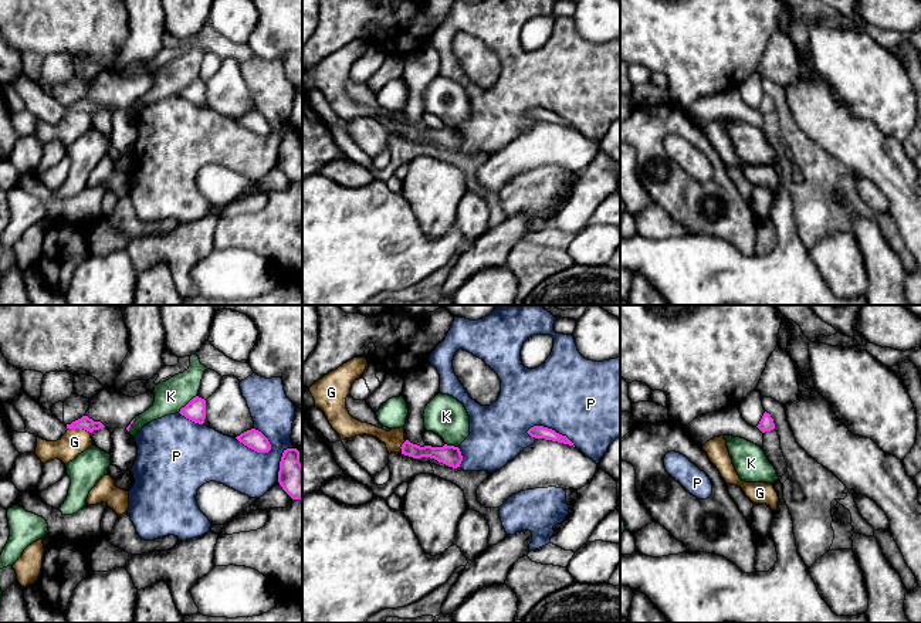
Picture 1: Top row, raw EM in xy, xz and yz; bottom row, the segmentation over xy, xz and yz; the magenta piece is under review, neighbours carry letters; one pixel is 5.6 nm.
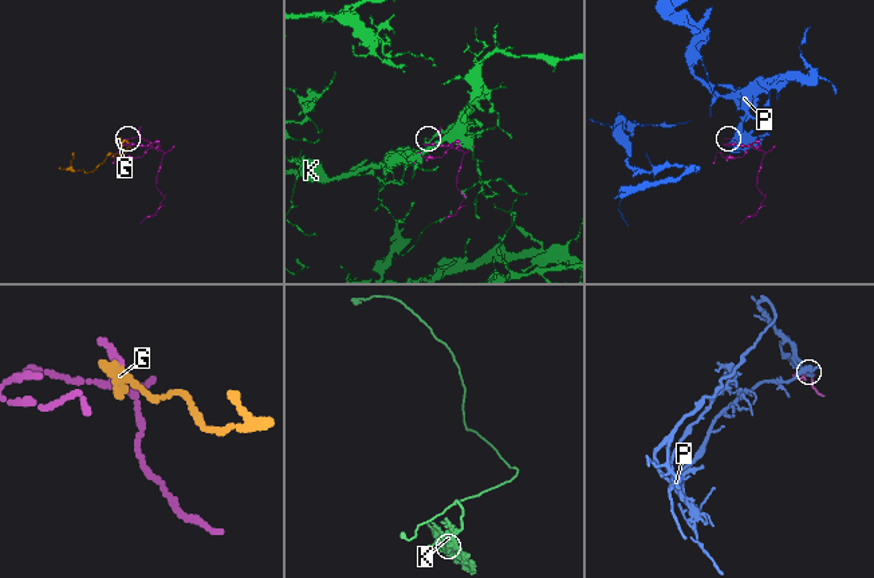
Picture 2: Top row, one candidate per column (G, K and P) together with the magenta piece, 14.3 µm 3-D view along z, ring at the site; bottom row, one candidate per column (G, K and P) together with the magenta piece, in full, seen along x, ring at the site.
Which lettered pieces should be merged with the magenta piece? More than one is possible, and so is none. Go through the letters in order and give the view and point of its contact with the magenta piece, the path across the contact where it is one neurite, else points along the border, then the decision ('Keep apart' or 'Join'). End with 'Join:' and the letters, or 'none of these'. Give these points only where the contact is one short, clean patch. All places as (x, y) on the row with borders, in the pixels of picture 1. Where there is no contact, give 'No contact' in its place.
G: Touches magenta at xy (80, 427). Keep apart
K: Touches magenta at xy (188, 403). Keep apart
P: Touches magenta at xz (551, 429). Keep apart
Join: none of these

